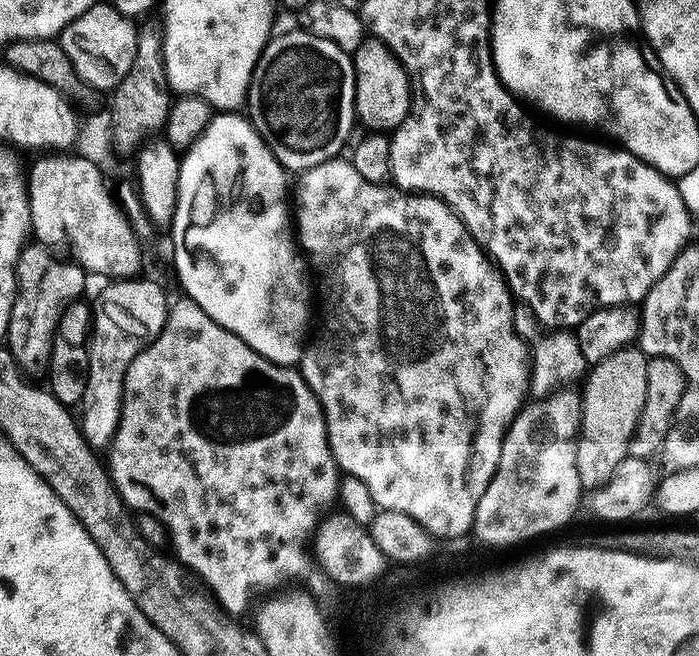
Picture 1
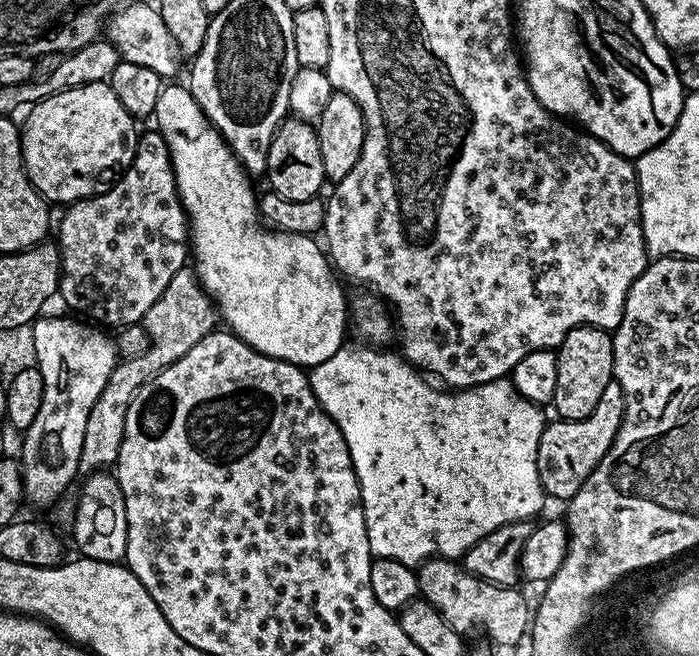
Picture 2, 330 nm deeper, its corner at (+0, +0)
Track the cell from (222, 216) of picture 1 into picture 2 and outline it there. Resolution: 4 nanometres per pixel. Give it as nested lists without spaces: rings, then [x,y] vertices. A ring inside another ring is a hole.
[[[168,82],[161,87],[158,94],[158,106],[154,113],[154,121],[156,120],[157,126],[160,127],[157,128],[159,135],[163,136],[168,147],[168,153],[172,159],[174,178],[176,179],[176,193],[180,195],[180,203],[184,205],[184,211],[188,214],[190,225],[190,256],[194,261],[195,274],[200,279],[200,284],[203,286],[205,292],[212,297],[212,302],[216,305],[223,323],[224,320],[228,323],[225,325],[227,325],[239,340],[245,340],[251,348],[258,350],[262,354],[266,354],[270,358],[285,360],[291,364],[298,364],[305,370],[311,370],[317,364],[326,362],[326,358],[333,356],[339,348],[345,347],[344,327],[349,327],[350,324],[350,300],[347,295],[344,297],[343,286],[345,287],[345,285],[338,279],[337,273],[334,271],[319,239],[303,236],[302,234],[278,232],[262,223],[260,219],[258,192],[252,189],[251,182],[253,183],[253,181],[250,179],[249,173],[245,172],[244,165],[233,154],[232,147],[221,138],[220,132],[206,118],[206,114],[198,106],[198,102],[193,98],[191,91],[183,83],[180,83],[181,85],[172,83],[176,82]],[[216,151],[220,151],[224,155],[224,165],[220,165],[216,161]],[[220,175],[236,176],[236,181],[220,180]]]

